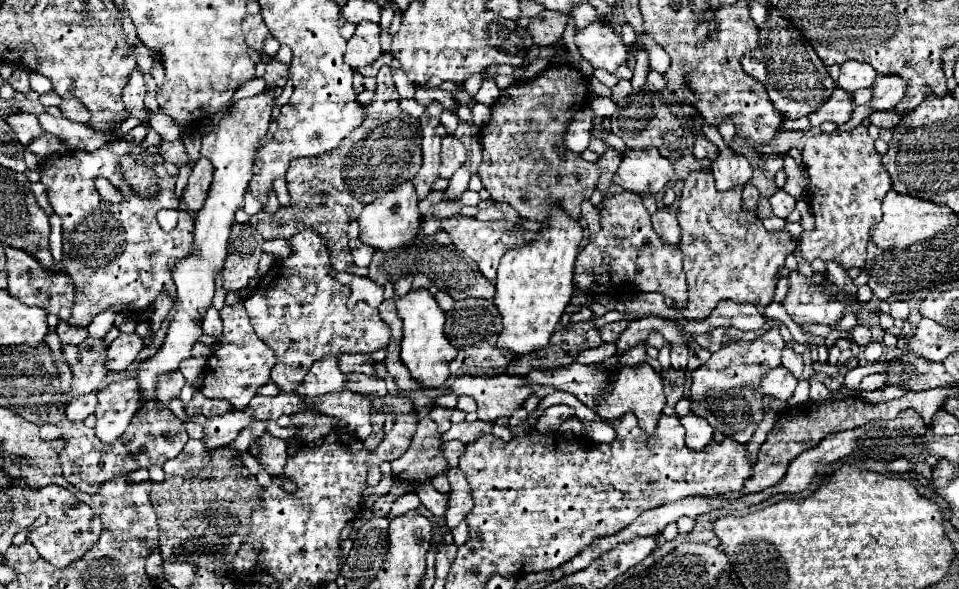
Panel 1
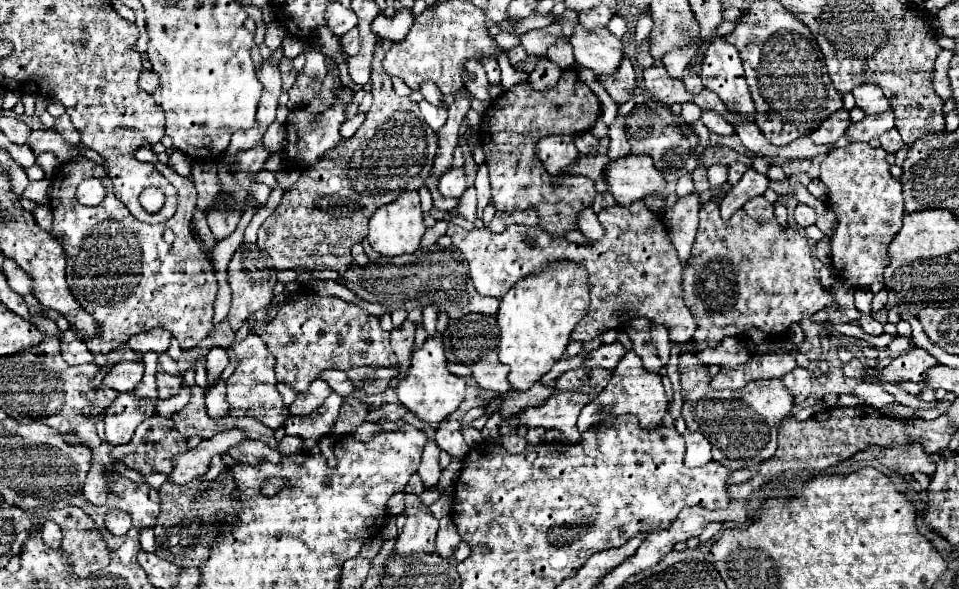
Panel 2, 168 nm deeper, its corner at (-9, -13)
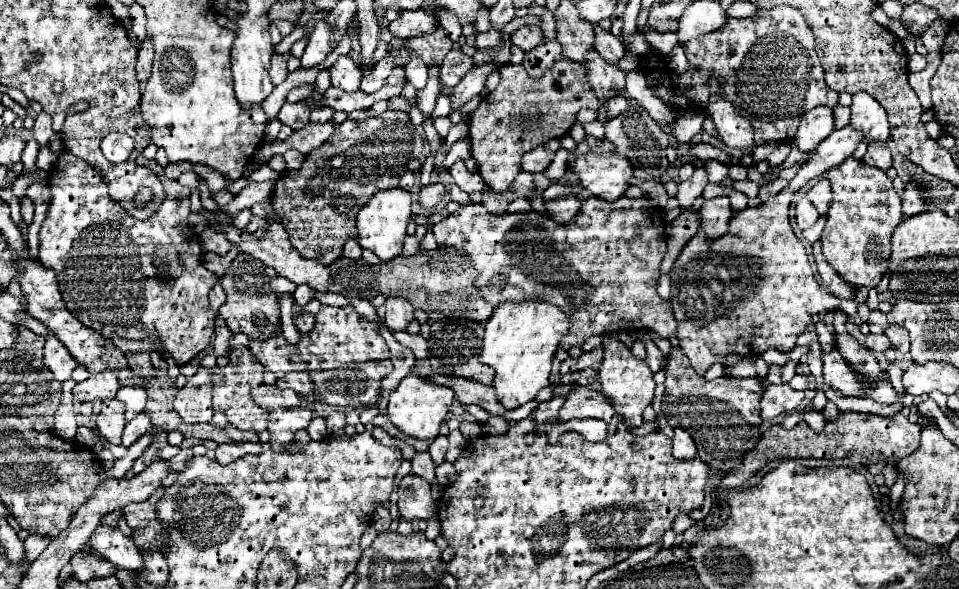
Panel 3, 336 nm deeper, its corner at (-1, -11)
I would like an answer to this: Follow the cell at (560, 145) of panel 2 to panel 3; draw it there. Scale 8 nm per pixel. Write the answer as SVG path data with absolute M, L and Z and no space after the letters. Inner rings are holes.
M552 138L548 142L540 144L538 148L526 152L522 158L522 168L528 172L542 172L550 166L550 162L554 160L554 154L558 150L560 150L560 138Z

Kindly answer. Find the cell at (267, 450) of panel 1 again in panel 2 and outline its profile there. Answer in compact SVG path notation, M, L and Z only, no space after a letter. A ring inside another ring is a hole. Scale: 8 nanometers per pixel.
M246 440L246 442L240 442L238 446L230 448L228 454L236 460L236 462L248 462L248 464L254 464L258 462L260 458L266 458L268 462L272 464L278 464L280 462L280 452L268 448L264 442L260 440Z

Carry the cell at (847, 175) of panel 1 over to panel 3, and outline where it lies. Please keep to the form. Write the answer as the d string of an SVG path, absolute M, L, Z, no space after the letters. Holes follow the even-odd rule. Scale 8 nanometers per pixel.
M854 156L846 158L836 168L824 174L832 186L832 204L826 214L826 228L822 232L822 254L826 262L850 286L874 288L888 268L890 238L902 220L900 196L884 170L868 166Z

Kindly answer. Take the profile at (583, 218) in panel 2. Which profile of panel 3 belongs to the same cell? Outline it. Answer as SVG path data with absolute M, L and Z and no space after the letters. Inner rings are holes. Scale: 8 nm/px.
M562 196L562 198L546 202L544 206L558 224L570 224L578 216L580 200L574 196Z

